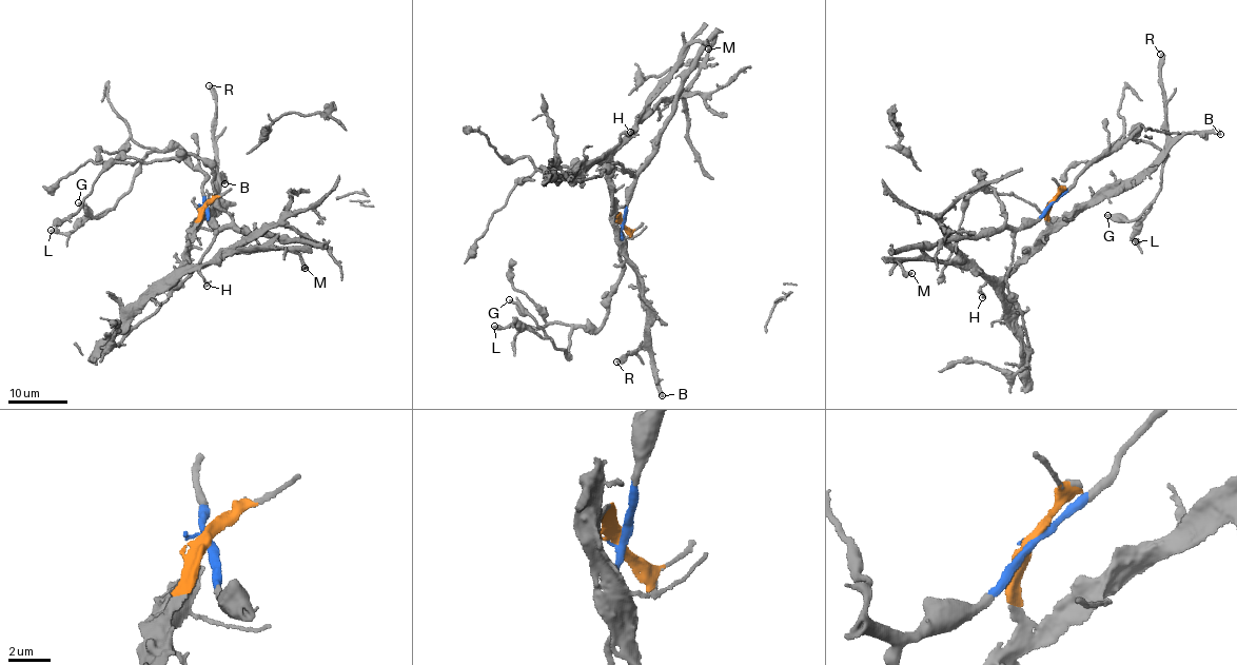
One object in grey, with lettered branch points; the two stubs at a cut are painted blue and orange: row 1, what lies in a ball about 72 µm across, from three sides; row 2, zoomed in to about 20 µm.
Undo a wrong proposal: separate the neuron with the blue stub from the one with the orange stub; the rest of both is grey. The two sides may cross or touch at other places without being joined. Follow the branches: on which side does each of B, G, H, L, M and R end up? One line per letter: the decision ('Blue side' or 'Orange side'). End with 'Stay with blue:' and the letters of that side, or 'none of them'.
B: Orange side
G: Blue side
H: Orange side
L: Blue side
M: Orange side
R: Orange side
Stay with blue: G, L

